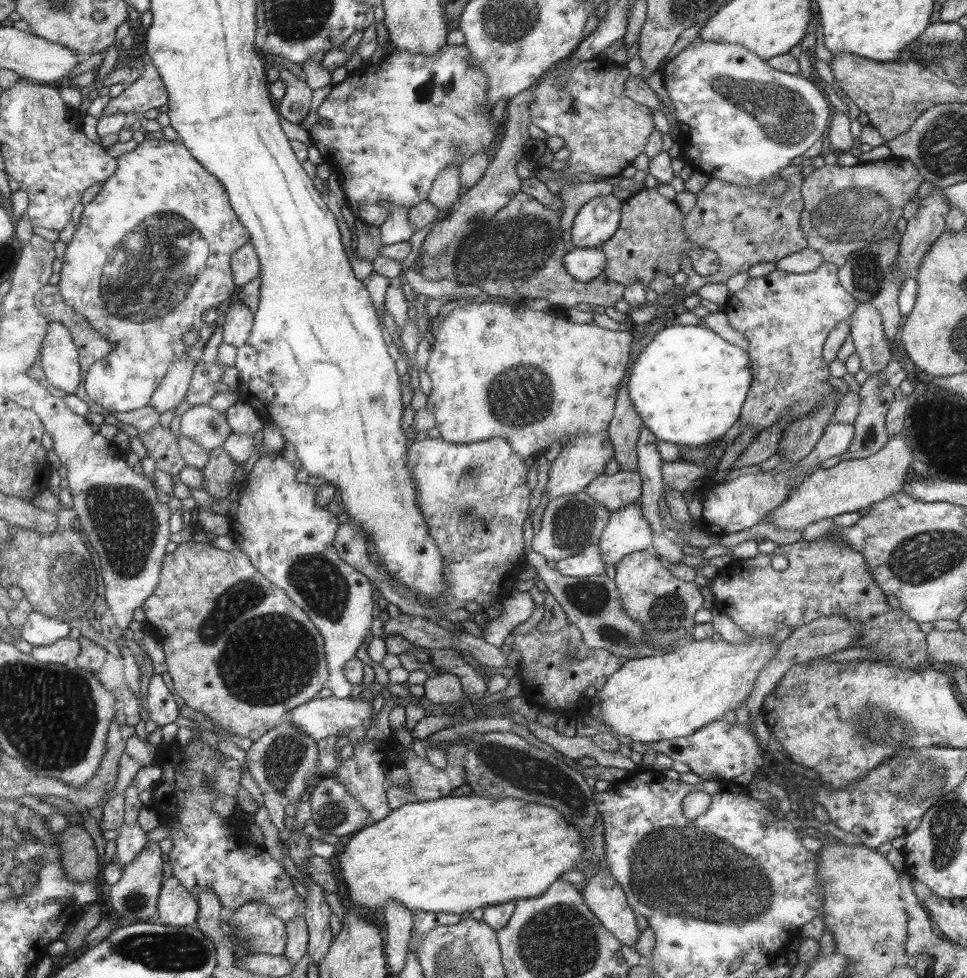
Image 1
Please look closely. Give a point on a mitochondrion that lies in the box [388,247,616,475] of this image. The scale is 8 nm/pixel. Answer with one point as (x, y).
(520, 394)

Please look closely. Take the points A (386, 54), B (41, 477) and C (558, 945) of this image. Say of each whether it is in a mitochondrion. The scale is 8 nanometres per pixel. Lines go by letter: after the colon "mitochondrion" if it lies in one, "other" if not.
A: other
B: other
C: mitochondrion

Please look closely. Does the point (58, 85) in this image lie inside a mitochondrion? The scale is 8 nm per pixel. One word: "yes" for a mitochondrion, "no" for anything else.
no

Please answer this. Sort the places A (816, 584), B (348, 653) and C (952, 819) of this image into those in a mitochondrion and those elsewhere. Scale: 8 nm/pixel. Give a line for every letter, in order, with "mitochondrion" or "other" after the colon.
A: other
B: other
C: mitochondrion

